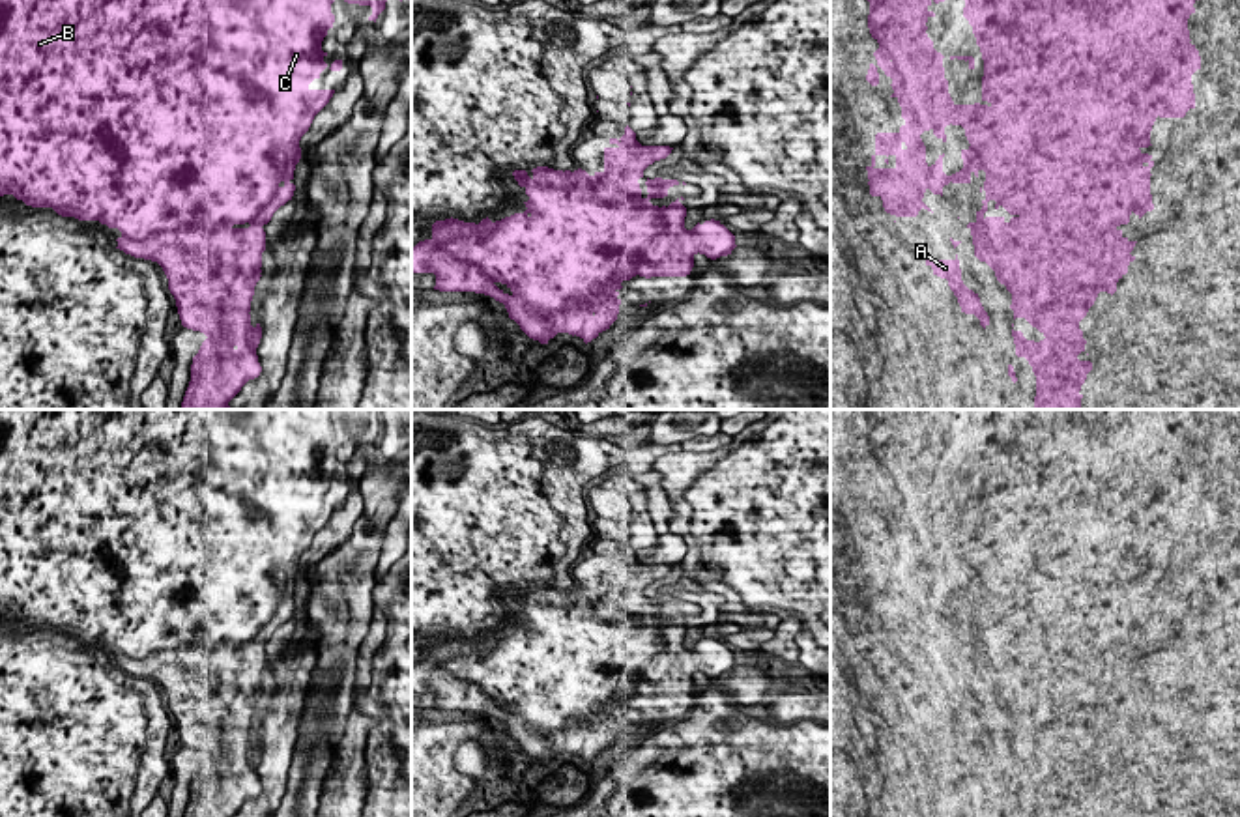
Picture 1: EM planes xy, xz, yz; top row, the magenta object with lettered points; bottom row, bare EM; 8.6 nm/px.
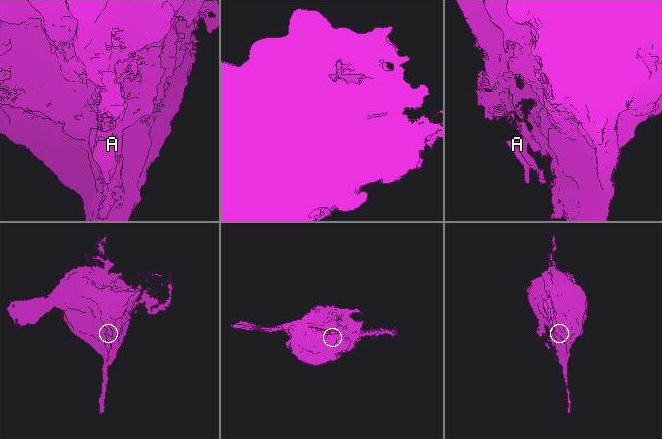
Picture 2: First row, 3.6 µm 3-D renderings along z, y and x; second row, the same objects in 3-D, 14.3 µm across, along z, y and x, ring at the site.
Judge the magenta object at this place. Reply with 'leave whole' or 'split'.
split

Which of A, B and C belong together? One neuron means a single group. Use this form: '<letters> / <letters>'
A / B C

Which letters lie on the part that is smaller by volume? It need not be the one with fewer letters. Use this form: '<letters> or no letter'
A

